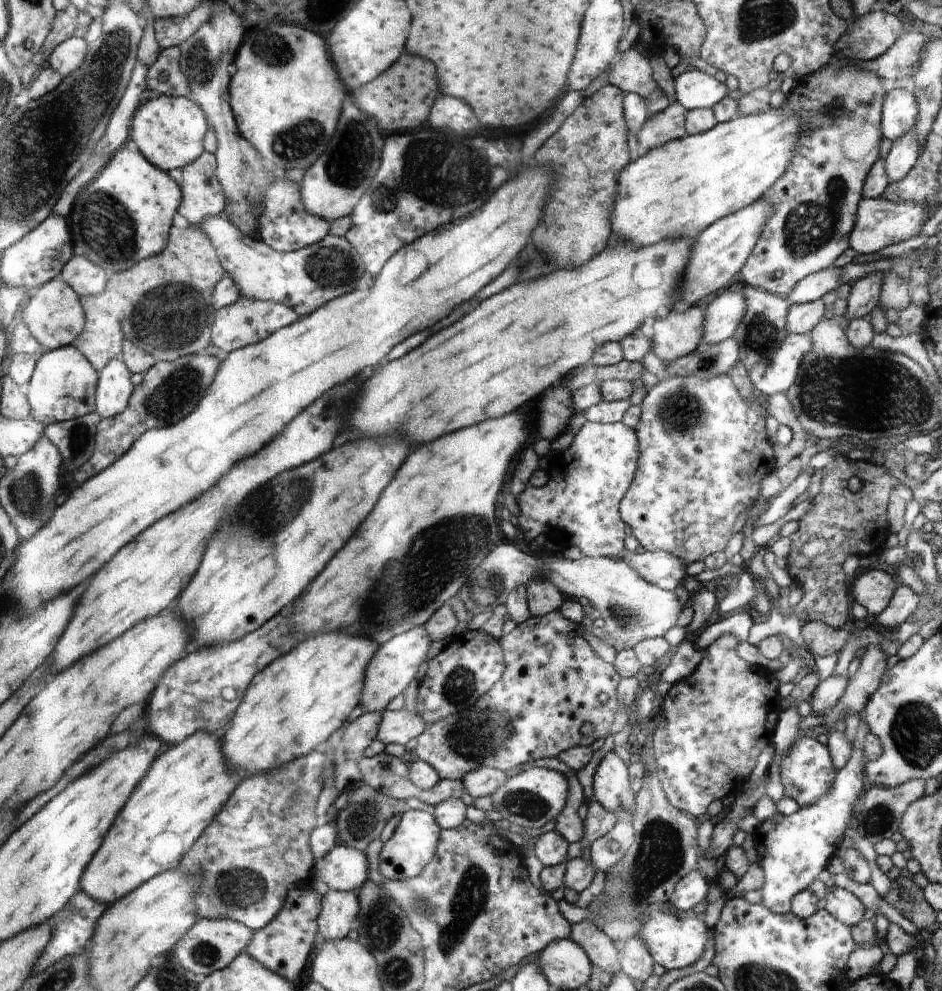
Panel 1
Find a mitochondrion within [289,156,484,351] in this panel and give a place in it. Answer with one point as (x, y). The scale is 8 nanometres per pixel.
(333, 266)

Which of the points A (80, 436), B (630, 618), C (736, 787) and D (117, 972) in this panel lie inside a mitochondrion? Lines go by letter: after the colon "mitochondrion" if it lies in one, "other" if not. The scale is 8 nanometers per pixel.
A: mitochondrion
B: mitochondrion
C: other
D: other

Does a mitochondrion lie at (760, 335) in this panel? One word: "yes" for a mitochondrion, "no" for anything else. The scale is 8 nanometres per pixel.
yes

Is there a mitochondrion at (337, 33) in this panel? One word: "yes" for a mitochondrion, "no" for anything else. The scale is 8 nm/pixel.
no

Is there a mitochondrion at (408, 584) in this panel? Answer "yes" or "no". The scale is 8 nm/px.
yes

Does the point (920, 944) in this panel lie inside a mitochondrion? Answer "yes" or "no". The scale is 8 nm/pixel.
no

